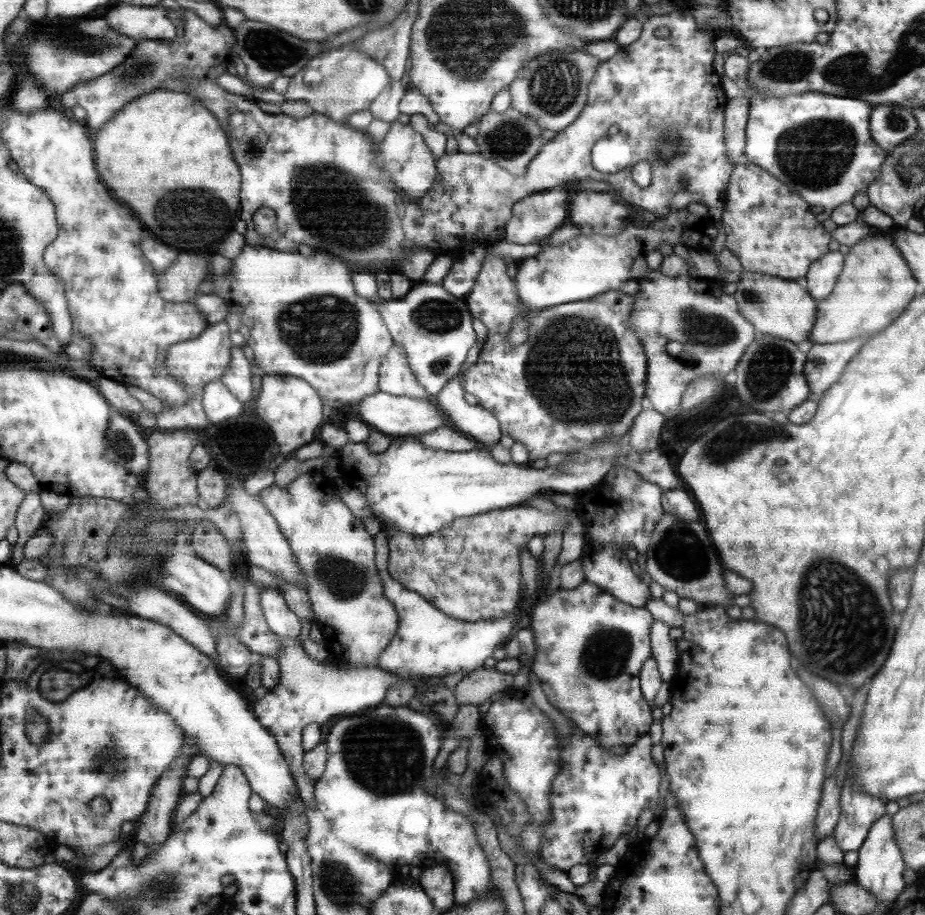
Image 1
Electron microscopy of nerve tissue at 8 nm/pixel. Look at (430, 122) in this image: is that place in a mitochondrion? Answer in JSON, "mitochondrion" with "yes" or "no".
{"mitochondrion":"no"}

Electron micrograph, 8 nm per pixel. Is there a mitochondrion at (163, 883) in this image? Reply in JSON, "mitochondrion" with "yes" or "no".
{"mitochondrion":"yes"}

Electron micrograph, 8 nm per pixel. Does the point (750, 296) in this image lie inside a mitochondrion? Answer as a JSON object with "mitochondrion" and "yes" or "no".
{"mitochondrion":"yes"}

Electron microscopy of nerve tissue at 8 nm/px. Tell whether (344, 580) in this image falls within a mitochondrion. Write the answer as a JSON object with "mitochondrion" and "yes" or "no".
{"mitochondrion":"yes"}

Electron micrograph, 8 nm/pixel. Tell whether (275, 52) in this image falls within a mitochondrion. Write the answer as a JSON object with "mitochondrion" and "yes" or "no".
{"mitochondrion":"yes"}

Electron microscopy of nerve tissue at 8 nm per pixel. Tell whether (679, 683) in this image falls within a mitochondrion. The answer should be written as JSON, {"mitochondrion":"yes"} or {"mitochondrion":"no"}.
{"mitochondrion":"no"}

